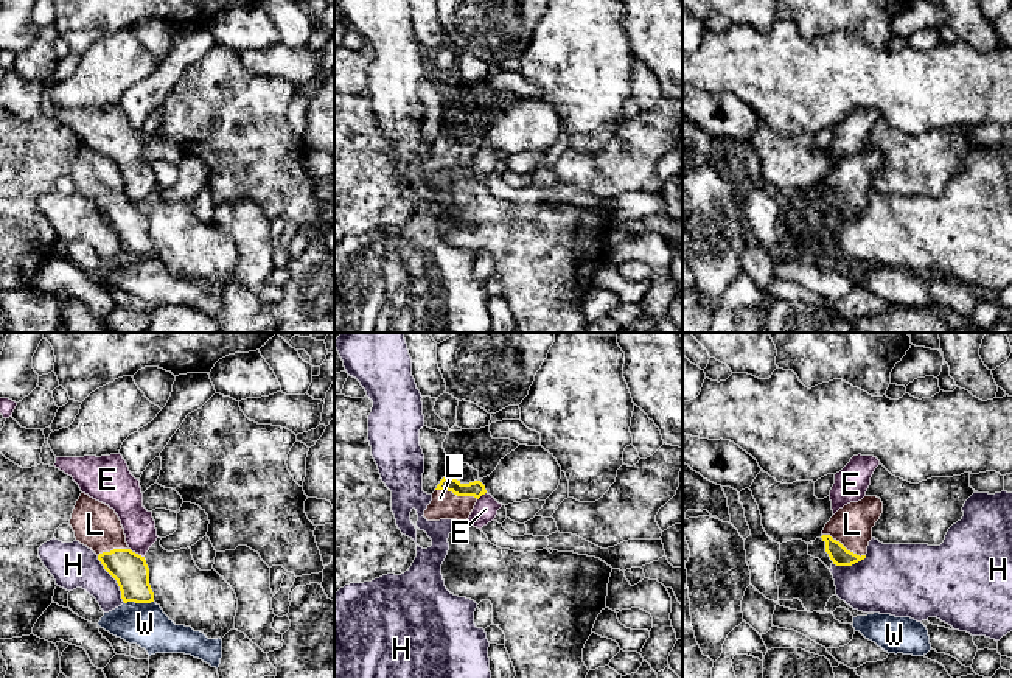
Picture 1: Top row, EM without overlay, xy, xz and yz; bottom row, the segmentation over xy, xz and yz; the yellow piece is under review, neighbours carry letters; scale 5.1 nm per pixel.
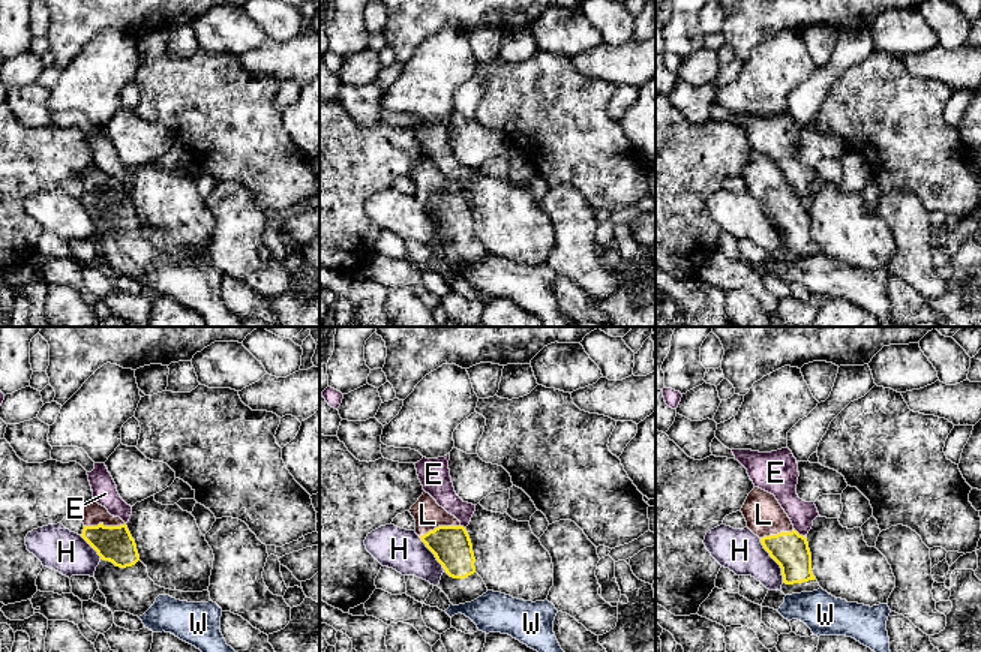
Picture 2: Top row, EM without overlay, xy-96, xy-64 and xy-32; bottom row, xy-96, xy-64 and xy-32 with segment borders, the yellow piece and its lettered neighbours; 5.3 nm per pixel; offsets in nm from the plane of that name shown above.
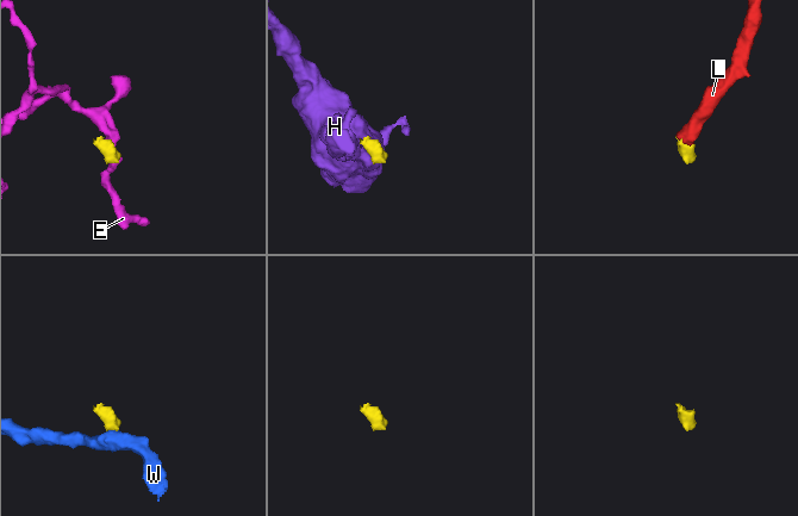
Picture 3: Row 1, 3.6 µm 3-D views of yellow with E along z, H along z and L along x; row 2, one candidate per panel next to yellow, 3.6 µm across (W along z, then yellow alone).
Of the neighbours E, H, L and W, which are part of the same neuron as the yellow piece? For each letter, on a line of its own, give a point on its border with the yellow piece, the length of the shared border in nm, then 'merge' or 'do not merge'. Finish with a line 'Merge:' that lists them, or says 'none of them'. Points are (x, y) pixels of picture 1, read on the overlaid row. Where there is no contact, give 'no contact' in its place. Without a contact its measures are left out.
E: contact xy (137, 554); length 90 nm; do not merge
H: contact xy (114, 577); length 280 nm; do not merge
L: contact yz (843, 546); length 260 nm; merge
W: contact xy (139, 602); length 150 nm; do not merge
Merge: L

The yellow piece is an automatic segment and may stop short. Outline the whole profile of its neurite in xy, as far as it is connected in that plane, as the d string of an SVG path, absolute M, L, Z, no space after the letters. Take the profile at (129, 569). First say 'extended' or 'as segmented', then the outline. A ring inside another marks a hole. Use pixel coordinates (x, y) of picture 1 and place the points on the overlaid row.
extended; M81 493L70 526L76 541L92 549L104 569L117 580L124 603L154 602L146 560L129 549L113 508Z

